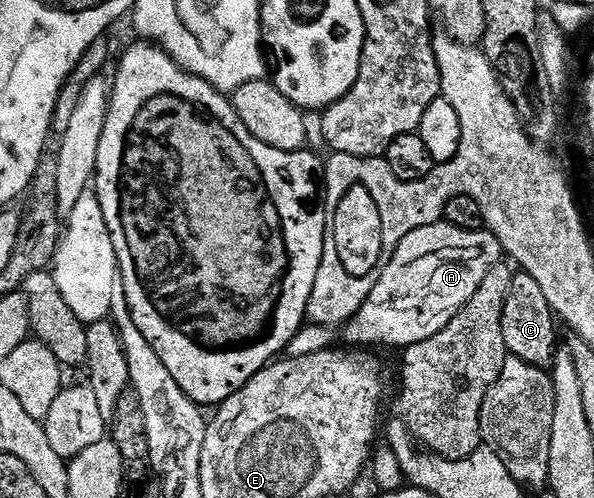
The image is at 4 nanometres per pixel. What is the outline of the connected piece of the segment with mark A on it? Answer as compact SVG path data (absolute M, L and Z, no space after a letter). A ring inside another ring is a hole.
M440 222L405 234L395 253L375 276L373 290L369 290L361 310L342 325L343 340L347 343L344 345L384 344L402 350L433 338L433 334L441 334L469 298L477 294L477 286L485 282L485 274L504 256L499 239L486 230L470 232Z

